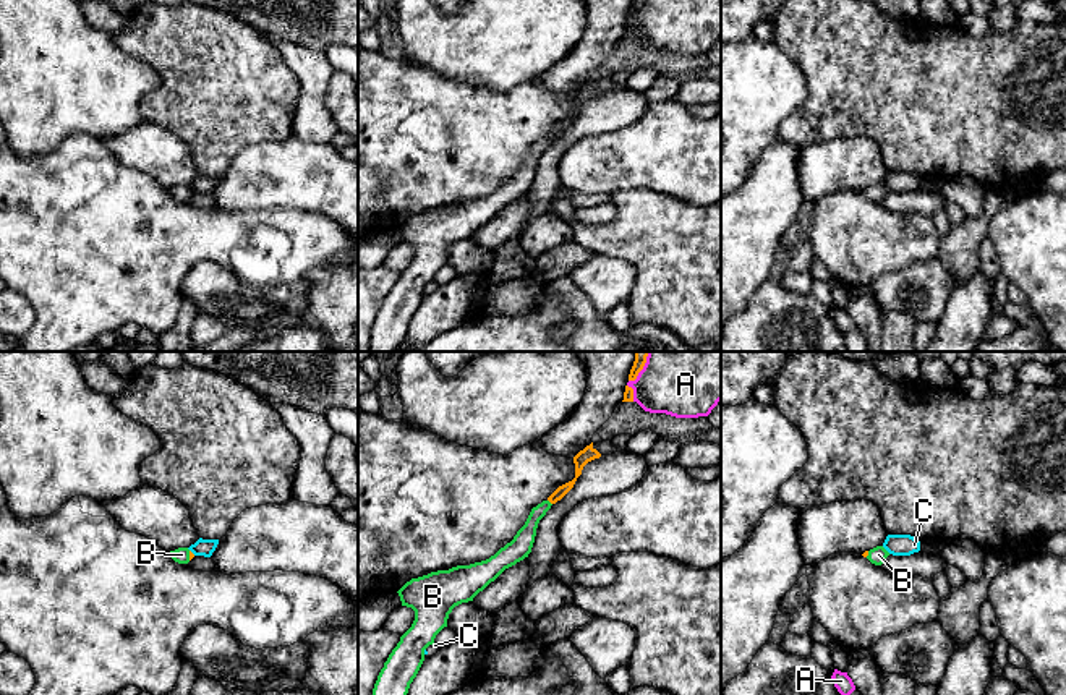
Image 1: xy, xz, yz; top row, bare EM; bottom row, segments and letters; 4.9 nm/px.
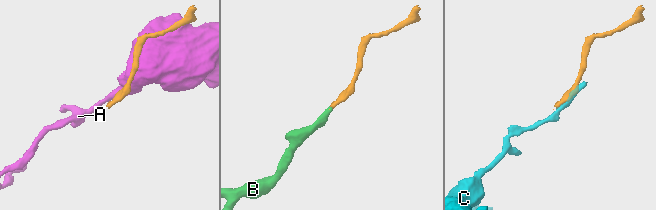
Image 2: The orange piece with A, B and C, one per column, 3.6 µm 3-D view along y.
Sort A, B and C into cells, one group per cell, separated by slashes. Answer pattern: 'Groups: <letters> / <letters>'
Groups: A / B / C

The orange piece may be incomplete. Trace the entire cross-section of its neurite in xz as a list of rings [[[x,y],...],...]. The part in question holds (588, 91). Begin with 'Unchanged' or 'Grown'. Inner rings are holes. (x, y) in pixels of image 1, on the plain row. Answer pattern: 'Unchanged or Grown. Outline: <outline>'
Grown. Outline: [[[593,79],[580,87],[574,94],[575,115],[533,144],[514,177],[489,196],[411,215],[397,228],[402,243],[415,248],[415,258],[384,300],[373,326],[368,352],[395,352],[403,343],[410,321],[424,298],[424,287],[447,264],[452,246],[473,238],[505,206],[528,194],[539,157],[574,125],[583,104],[599,94]]]

